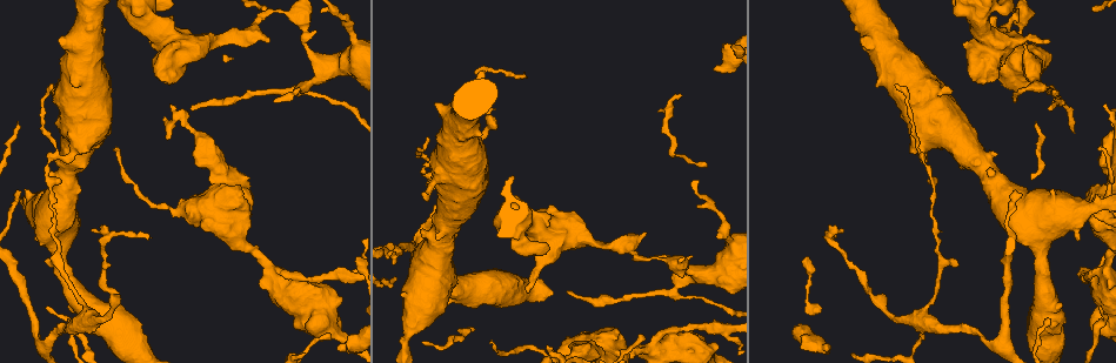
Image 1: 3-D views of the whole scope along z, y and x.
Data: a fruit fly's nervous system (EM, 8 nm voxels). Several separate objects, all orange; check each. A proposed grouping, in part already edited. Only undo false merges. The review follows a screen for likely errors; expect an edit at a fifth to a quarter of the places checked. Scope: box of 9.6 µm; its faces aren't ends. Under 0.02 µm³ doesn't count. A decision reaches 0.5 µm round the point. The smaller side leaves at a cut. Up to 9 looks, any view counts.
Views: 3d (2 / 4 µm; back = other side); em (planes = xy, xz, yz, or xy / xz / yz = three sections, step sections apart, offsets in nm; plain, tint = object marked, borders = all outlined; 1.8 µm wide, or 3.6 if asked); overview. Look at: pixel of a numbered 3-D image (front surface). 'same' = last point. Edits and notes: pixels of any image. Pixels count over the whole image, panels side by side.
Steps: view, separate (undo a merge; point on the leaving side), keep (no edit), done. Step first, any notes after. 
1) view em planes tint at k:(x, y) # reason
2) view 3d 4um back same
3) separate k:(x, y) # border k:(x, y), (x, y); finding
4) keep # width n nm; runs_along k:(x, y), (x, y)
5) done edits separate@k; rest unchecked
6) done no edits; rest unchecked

view 3d 2um at 1:(831, 237)

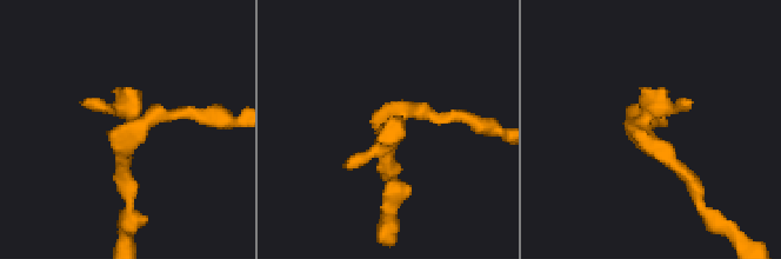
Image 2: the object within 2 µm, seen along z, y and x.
view em planes tint at 2:(122, 135) # shape alone is not enough

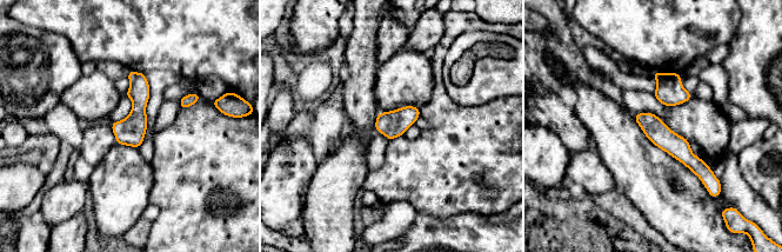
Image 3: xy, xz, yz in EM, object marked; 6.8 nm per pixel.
keep # runs_along 3:(637, 117), (708, 172); all the same cell

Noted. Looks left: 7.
view 3d 4um at 1:(1091, 279) # arms run side by side

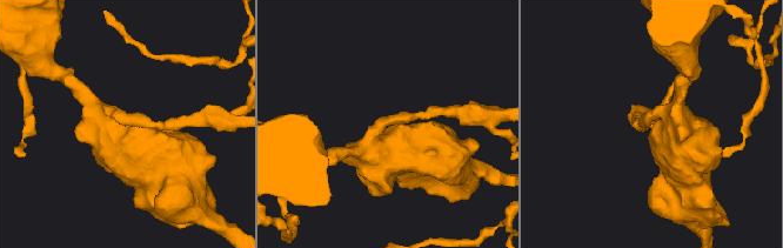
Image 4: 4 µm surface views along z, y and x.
view em planes borders at 4:(654, 125) # arms 4; need the tissue

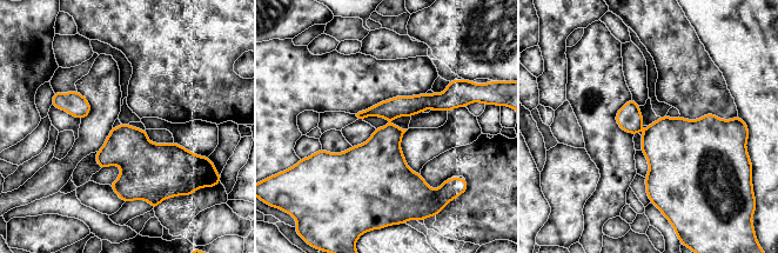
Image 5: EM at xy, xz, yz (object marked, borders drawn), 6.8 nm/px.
keep # width 260 nm; one cell here

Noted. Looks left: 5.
view em yz step 4 tint at 1:(1047, 87) # thick turns thin

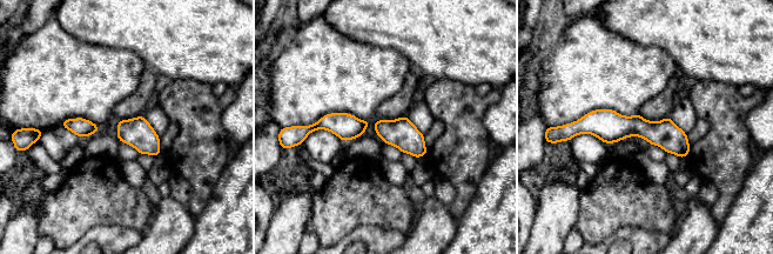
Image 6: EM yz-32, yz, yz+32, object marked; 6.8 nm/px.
keep # width 190 nm; runs_along 6:(578, 131), (639, 126), (686, 151); all the same cell

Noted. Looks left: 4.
view em 3.6um yz step 4 tint at 1:(187, 53) # a fork

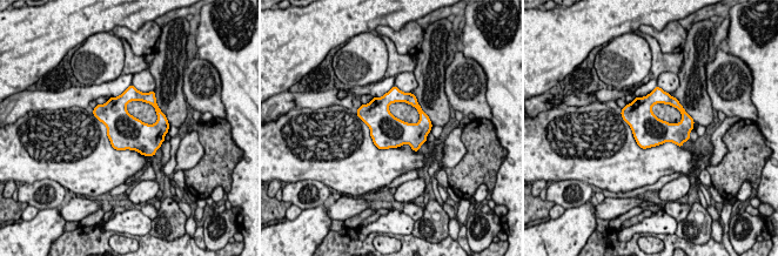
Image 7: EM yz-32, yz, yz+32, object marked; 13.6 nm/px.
view em 3.6um planes tint same

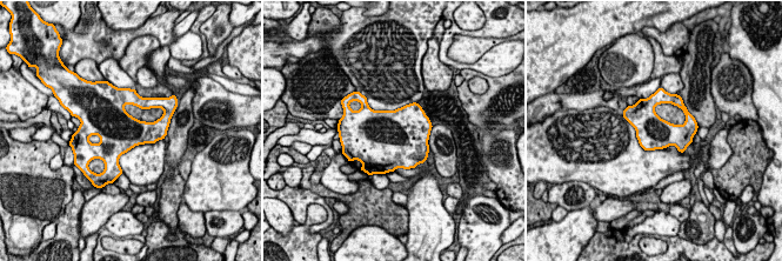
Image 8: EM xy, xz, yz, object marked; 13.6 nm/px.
keep # all the same cell

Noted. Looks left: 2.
done no edits; rest unchecked

